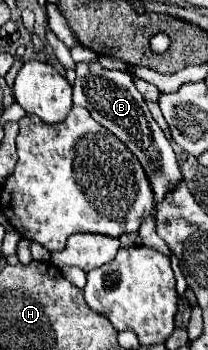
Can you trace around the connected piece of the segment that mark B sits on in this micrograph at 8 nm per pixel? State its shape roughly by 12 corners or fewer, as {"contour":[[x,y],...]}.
{"contour":[[76,64],[74,104],[138,158],[154,204],[182,172],[126,72]]}

